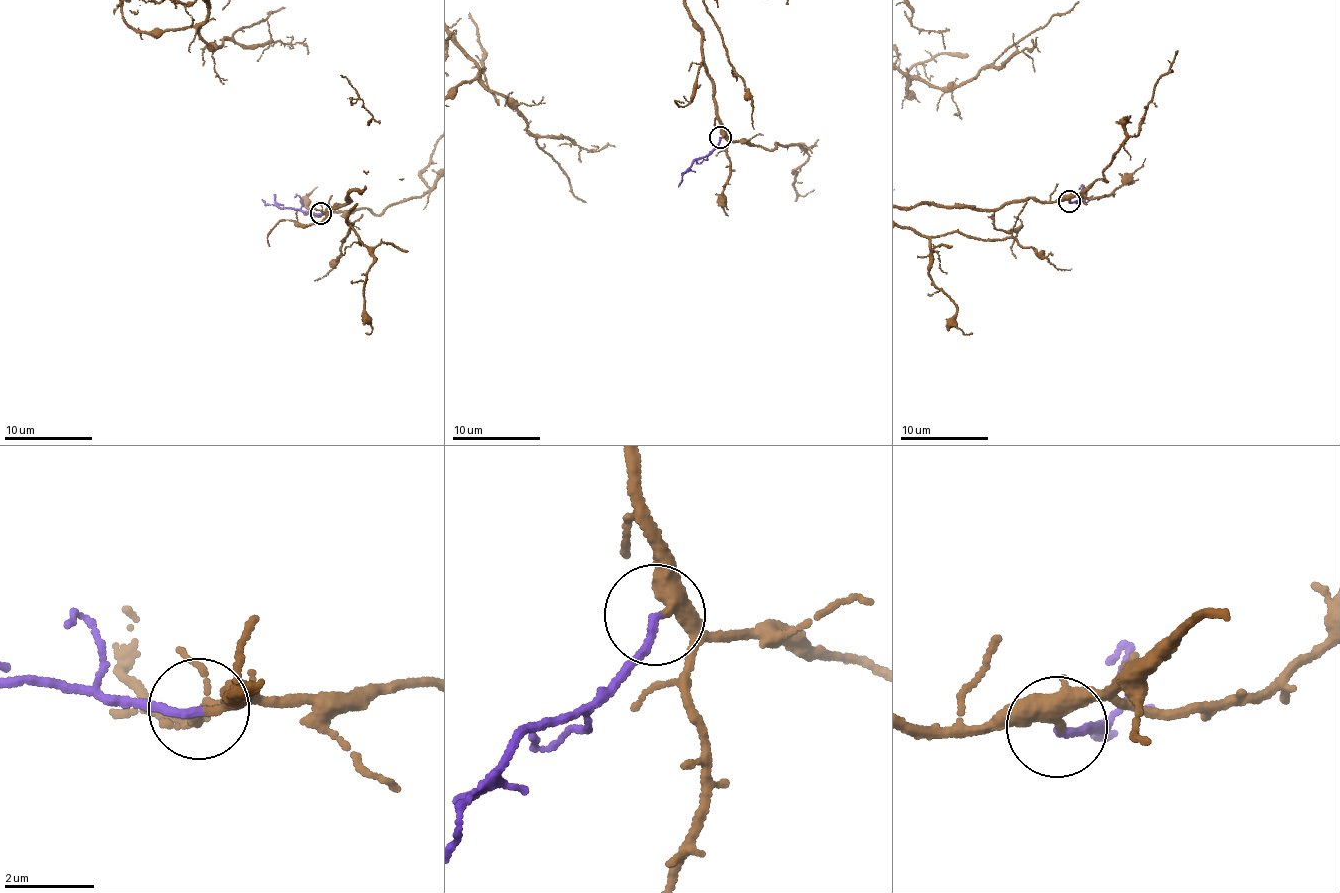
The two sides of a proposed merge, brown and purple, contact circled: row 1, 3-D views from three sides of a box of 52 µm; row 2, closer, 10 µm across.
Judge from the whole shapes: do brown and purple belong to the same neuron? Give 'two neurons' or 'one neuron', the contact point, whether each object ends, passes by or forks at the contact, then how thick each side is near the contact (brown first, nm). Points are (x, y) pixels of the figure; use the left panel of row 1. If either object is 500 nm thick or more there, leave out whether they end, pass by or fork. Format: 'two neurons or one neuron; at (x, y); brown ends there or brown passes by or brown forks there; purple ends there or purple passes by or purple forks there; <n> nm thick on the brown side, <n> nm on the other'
one neuron; at (320, 213); brown passes by; purple ends there; 260 nm thick on the brown side, 170 nm on the other

